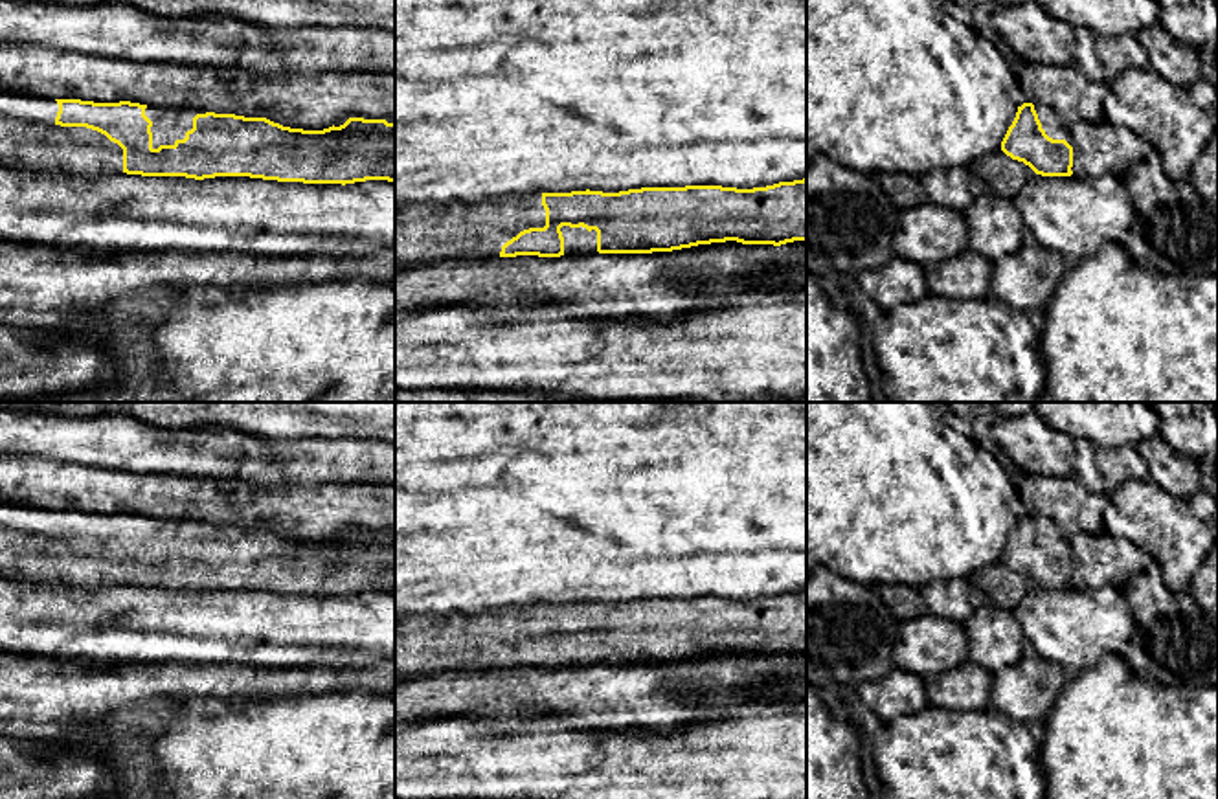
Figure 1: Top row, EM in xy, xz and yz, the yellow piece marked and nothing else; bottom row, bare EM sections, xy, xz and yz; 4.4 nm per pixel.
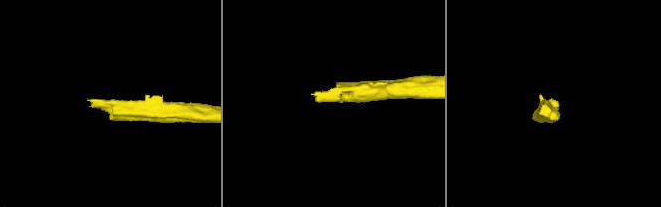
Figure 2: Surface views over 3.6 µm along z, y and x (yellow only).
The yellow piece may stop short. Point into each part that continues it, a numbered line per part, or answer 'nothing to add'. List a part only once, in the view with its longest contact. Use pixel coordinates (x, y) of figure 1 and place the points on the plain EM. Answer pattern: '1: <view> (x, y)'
1: xy (30, 551)

